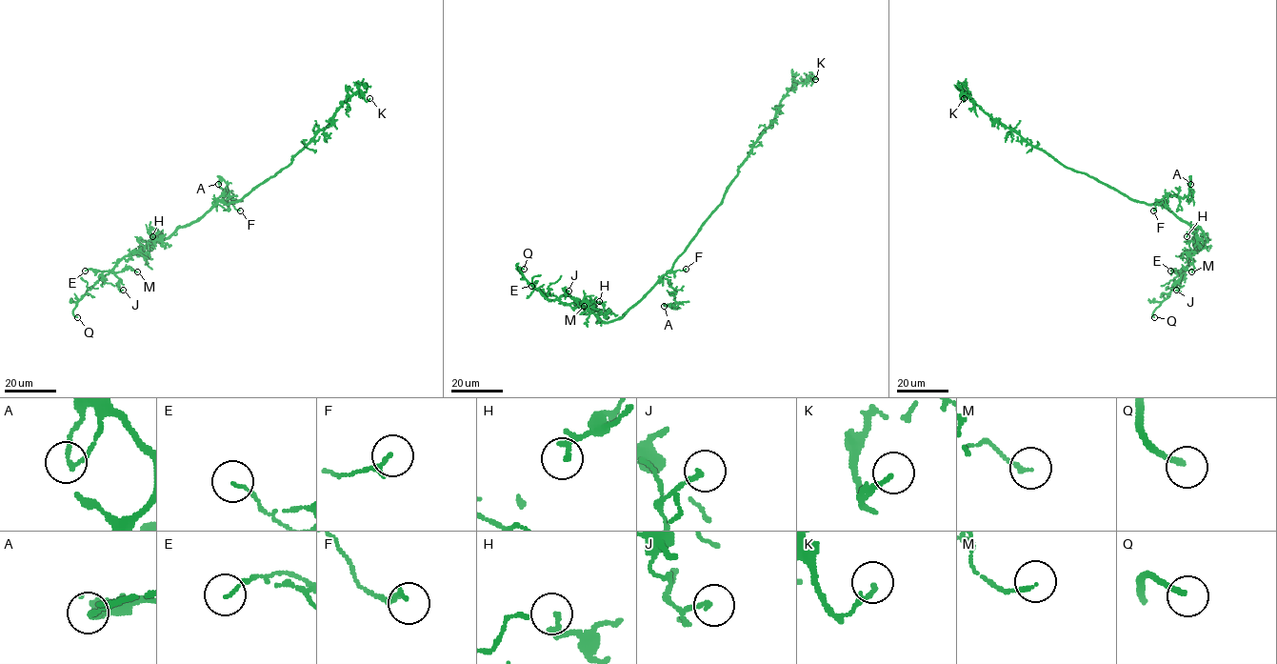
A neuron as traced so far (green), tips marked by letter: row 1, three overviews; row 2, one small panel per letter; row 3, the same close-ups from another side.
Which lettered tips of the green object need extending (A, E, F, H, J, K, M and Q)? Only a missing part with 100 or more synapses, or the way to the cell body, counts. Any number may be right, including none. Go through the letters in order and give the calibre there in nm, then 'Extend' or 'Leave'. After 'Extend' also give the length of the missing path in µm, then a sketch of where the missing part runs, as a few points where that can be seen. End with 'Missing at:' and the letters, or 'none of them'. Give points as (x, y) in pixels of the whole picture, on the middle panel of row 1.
A: Thickness 110 nm. Leave
E: Thickness 100 nm. Leave
F: Thickness 180 nm. Leave
H: Thickness 120 nm. Leave
J: Thickness 140 nm. Leave
K: Thickness 150 nm. Leave
M: Thickness 120 nm. Leave
Q: Thickness 180 nm. Extend. Missing length about 30 µm. Course of what is missing: (524, 269), (534, 306), (546, 319)
Missing at: Q

